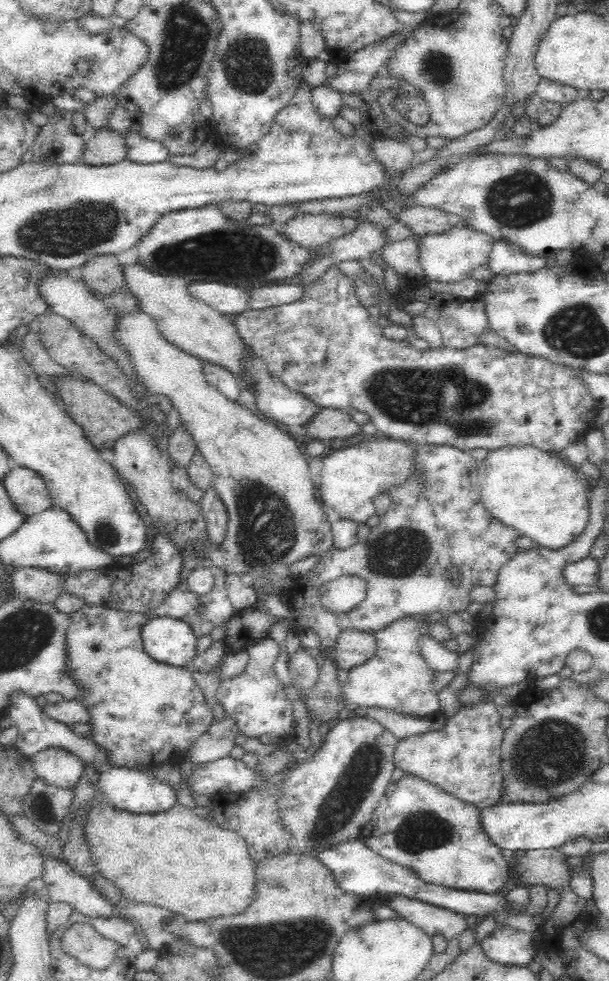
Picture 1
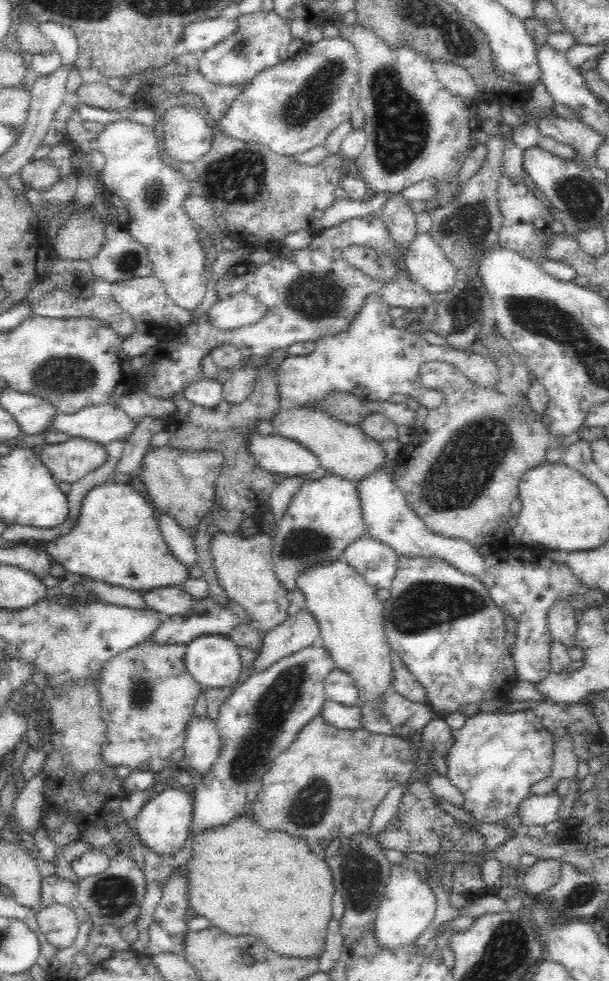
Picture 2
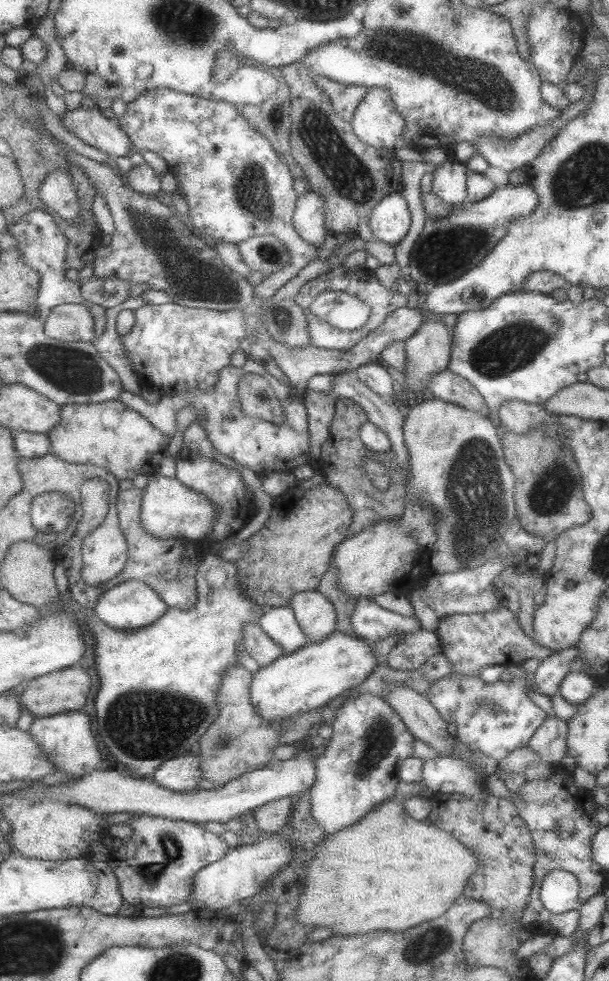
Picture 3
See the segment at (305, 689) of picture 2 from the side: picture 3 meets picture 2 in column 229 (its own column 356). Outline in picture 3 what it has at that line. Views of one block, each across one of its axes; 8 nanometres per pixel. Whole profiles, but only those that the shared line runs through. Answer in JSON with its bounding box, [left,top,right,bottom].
[311,694,417,835]

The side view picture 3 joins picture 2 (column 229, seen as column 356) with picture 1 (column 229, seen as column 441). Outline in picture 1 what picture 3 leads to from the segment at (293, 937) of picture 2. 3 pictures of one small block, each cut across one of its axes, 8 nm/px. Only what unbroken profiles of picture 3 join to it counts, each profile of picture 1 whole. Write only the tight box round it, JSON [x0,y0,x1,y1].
[85,797,256,922]

